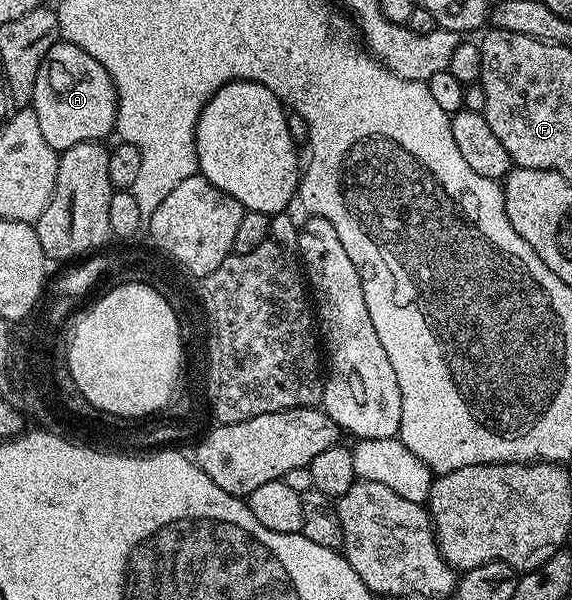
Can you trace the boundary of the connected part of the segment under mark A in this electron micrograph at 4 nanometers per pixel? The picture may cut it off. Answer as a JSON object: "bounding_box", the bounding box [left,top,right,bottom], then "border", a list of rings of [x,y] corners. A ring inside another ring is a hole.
{"bounding_box":[31,41,117,153],"border":[[[58,41],[51,45],[43,65],[39,65],[39,77],[35,77],[35,89],[31,110],[39,117],[39,130],[47,145],[58,153],[71,149],[71,145],[108,140],[117,125],[117,90],[113,78],[79,45]]]}

